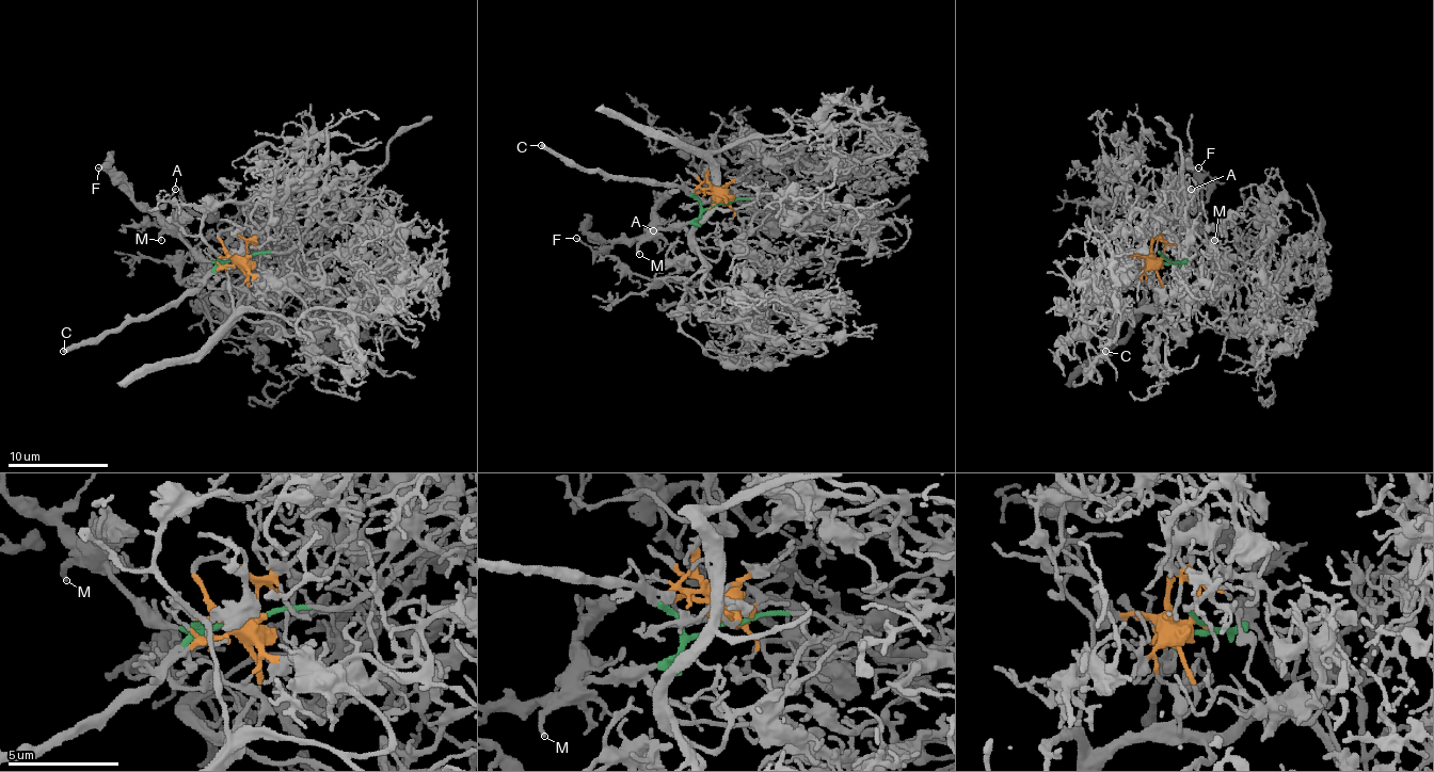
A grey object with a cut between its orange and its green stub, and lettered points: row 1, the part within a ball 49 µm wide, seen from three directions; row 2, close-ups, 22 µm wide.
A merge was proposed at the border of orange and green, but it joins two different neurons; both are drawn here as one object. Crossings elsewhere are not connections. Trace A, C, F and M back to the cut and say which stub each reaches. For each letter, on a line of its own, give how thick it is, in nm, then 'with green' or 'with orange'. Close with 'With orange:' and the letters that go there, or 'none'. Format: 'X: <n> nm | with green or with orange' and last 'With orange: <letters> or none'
A: 130 nm | with green
C: 360 nm | with green
F: 150 nm | with green
M: 170 nm | with green
With orange: none

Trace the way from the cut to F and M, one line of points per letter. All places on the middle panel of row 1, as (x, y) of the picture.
F: (716, 203), (696, 220), (648, 229), (640, 237), (580, 242), (575, 237)
M: (716, 203), (696, 220), (653, 232), (640, 244), (638, 255)

